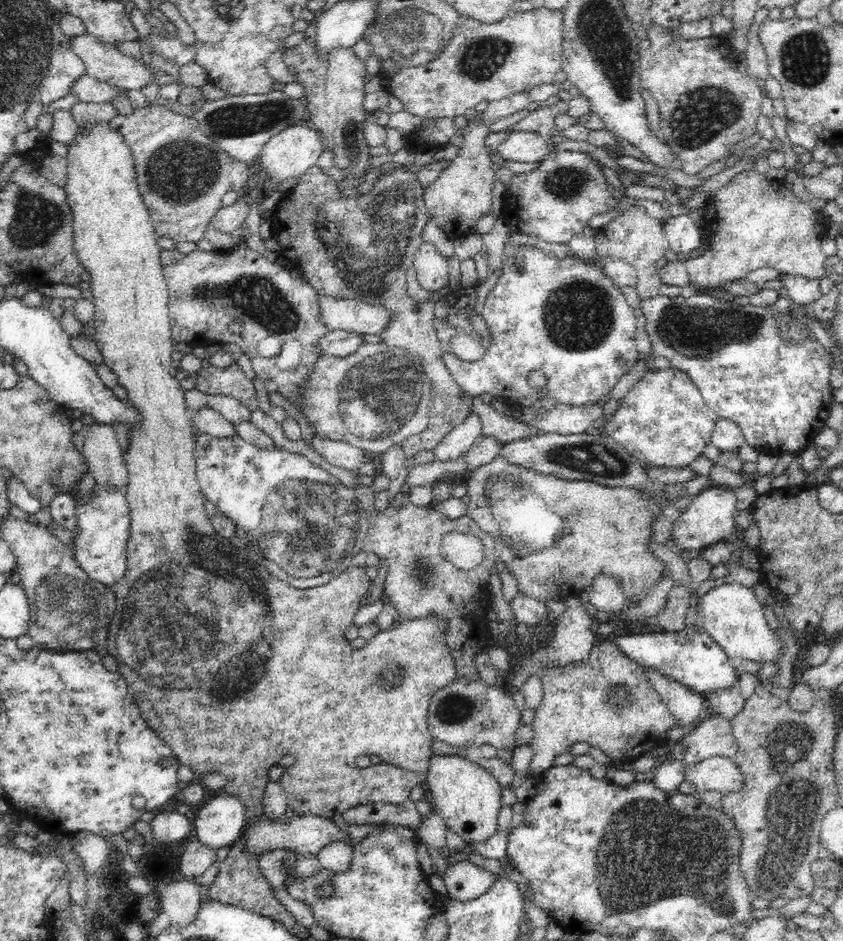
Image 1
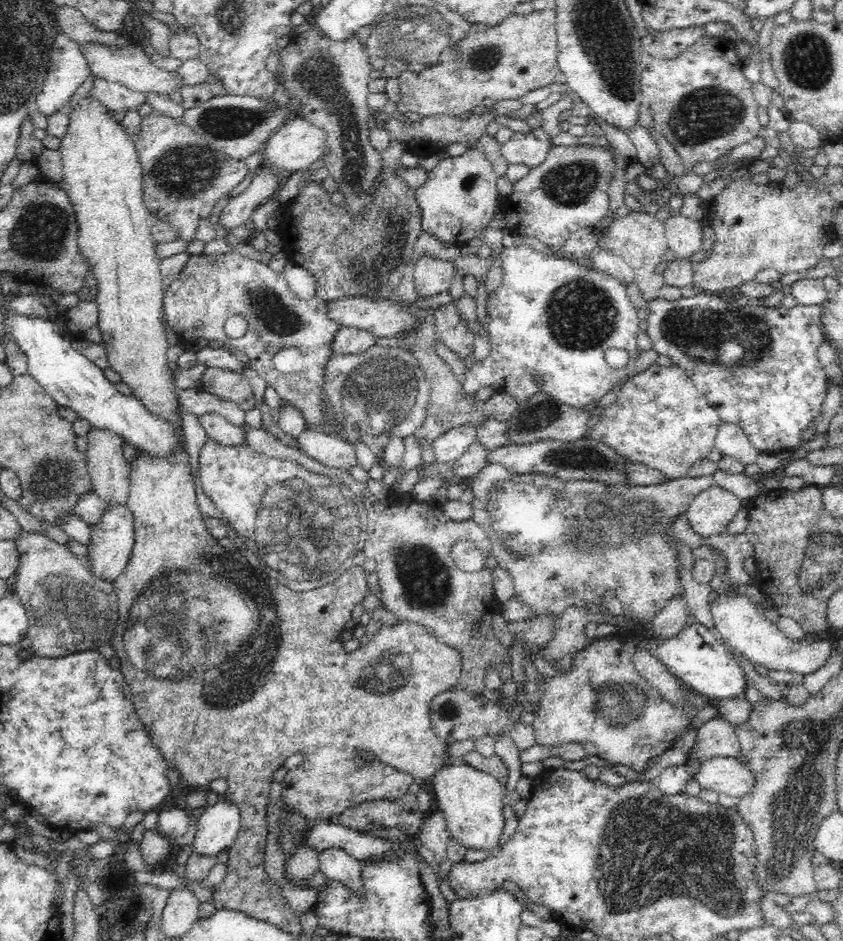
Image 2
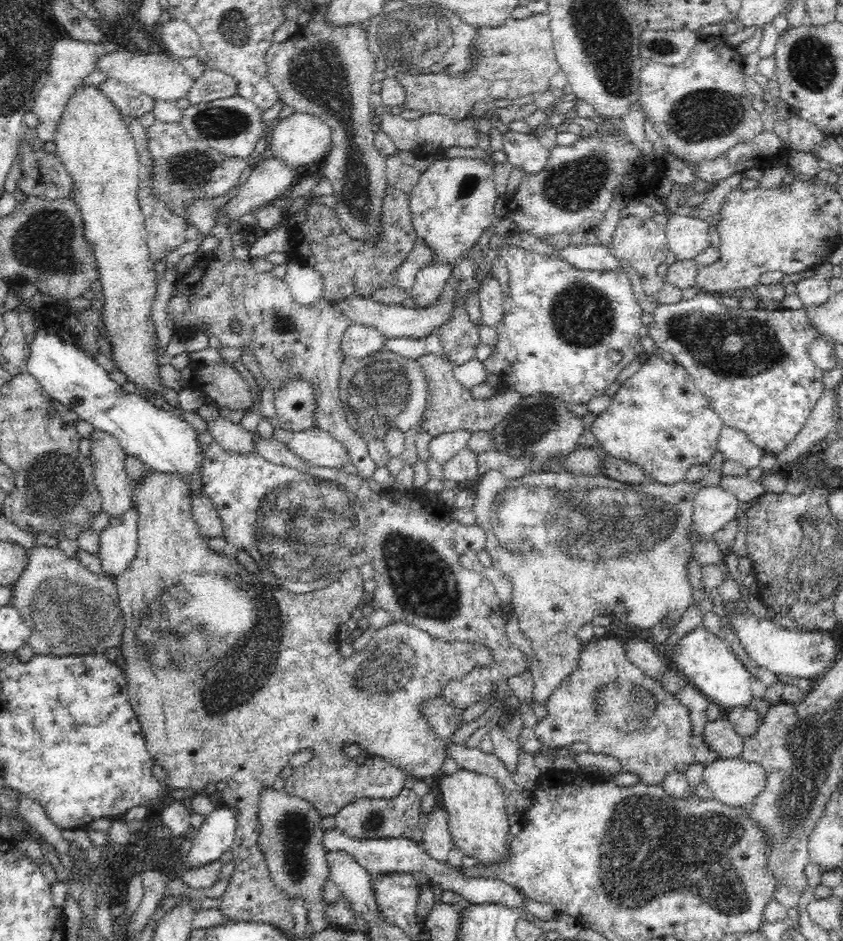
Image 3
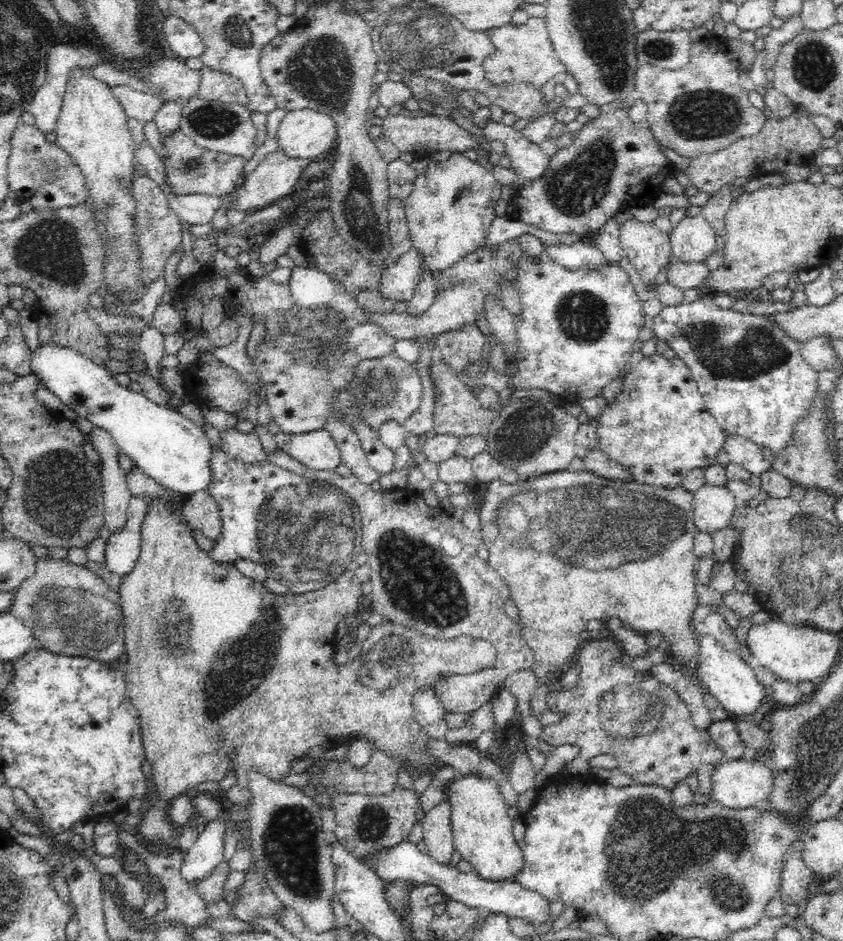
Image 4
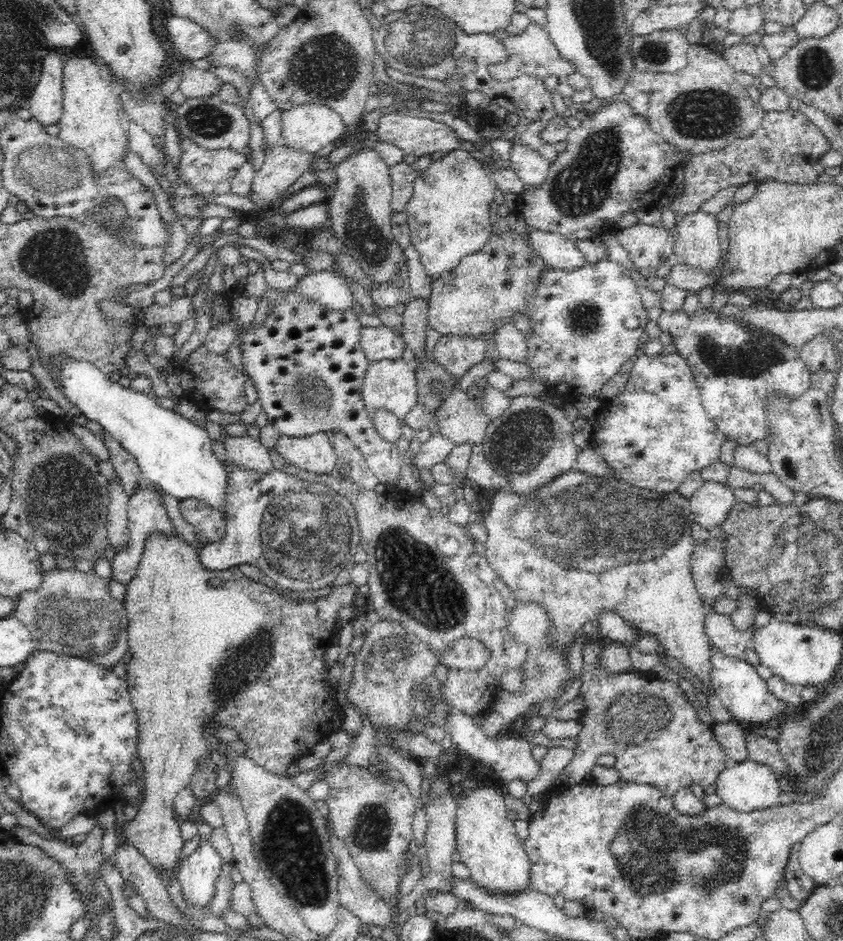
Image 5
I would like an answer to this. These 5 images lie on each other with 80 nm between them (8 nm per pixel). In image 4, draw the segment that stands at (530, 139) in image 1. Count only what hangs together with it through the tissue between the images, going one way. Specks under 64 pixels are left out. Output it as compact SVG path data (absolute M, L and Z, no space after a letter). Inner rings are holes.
M488 120L482 133L489 141L497 140L504 143L511 168L524 181L538 180L548 168L551 152L544 151L539 144L525 138L524 134L512 125L507 126L504 122L497 124Z

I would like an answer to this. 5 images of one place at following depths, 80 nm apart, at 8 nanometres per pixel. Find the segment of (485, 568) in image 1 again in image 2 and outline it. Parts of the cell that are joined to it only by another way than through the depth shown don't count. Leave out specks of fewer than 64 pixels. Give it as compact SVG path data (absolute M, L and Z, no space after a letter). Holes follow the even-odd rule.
M246 424L242 427L245 442L250 448L272 458L298 462L312 472L334 477L348 486L353 497L367 508L368 534L363 551L368 559L376 561L377 592L382 606L399 621L421 624L442 644L457 649L465 665L458 683L450 689L464 689L474 695L485 692L488 689L489 668L493 667L498 673L503 663L512 663L511 647L502 645L492 629L493 614L503 611L494 596L493 570L484 566L480 572L466 573L458 569L450 557L450 547L462 540L478 546L484 557L490 556L493 547L485 530L478 527L472 518L463 521L446 518L441 504L433 501L398 504L391 496L388 504L383 504L370 493L364 479L354 479L348 470L319 463L306 452L284 444L268 430L250 428Z

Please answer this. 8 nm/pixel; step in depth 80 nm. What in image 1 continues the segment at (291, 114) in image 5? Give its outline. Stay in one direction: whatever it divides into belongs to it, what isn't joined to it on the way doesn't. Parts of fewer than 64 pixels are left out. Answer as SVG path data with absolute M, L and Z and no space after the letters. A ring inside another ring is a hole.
M304 123L291 128L286 128L277 136L270 138L263 146L257 161L260 162L260 168L266 172L266 180L272 182L274 186L280 187L287 179L294 180L305 175L306 172L315 166L316 160L325 150L324 138L317 130Z

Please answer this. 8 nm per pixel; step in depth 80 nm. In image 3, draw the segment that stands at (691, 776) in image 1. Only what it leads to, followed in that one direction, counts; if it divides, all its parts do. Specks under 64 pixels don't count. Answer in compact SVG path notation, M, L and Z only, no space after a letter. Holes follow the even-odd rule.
M739 757L733 759L716 759L712 764L706 765L702 780L714 793L714 798L732 808L748 808L751 800L758 796L766 784L766 771L761 766L746 762Z

